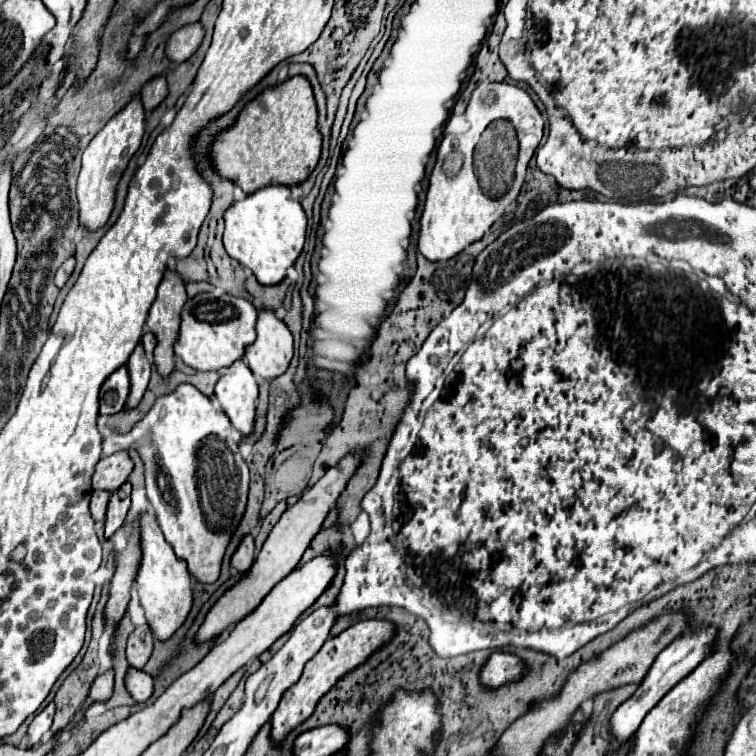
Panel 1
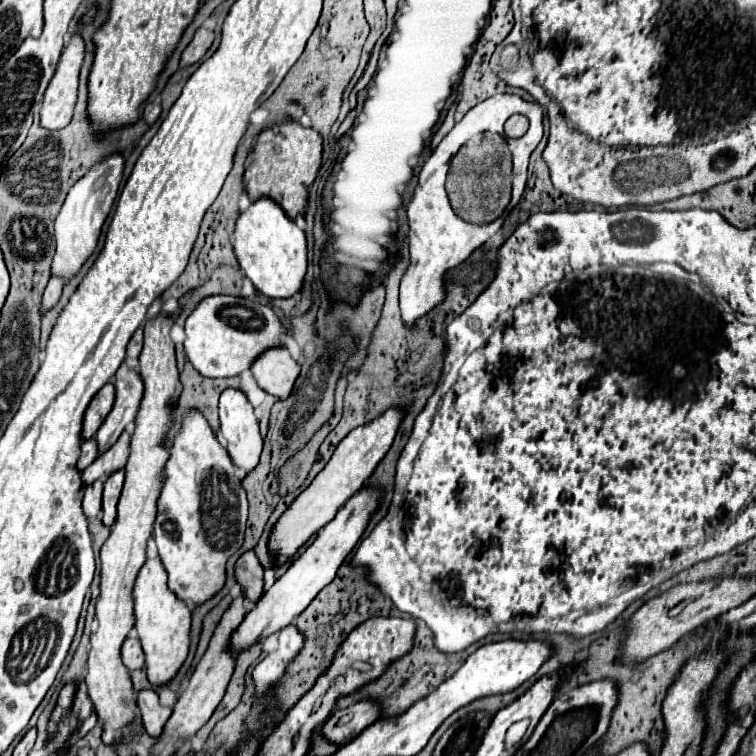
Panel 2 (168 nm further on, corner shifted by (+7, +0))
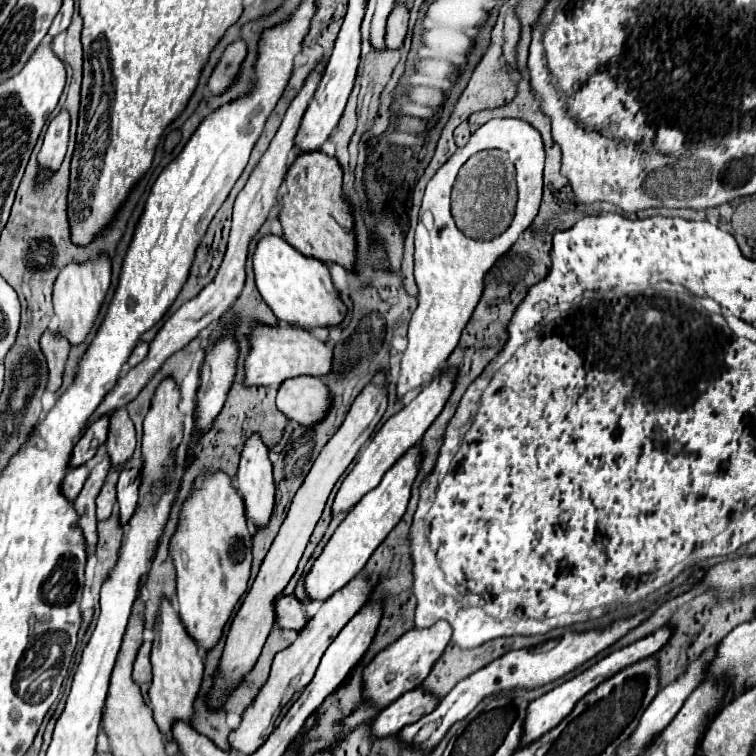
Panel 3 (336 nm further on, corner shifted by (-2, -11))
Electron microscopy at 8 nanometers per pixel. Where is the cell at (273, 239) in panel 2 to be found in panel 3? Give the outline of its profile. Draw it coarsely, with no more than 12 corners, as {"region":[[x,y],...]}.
{"region":[[280,235],[258,241],[258,291],[280,321],[328,327],[346,307],[328,267]]}

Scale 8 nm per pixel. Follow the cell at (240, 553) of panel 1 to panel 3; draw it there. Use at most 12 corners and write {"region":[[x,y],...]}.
{"region":[[292,595],[276,599],[276,623],[300,631],[302,603]]}

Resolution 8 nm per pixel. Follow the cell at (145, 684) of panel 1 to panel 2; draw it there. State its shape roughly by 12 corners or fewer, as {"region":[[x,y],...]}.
{"region":[[155,690],[137,694],[143,726],[159,738],[171,716],[171,708],[159,704]]}

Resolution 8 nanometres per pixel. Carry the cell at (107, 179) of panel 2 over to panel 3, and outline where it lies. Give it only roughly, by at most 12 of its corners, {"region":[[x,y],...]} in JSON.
{"region":[[110,257],[68,263],[54,283],[58,331],[88,335],[110,287]]}

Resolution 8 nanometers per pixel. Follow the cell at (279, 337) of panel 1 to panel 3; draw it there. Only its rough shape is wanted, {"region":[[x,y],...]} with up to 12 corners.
{"region":[[302,375],[278,387],[276,405],[300,425],[328,411],[320,377]]}

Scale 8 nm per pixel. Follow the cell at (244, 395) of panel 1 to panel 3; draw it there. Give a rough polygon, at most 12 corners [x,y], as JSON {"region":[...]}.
{"region":[[258,435],[244,443],[238,489],[246,515],[264,527],[274,507],[268,447]]}

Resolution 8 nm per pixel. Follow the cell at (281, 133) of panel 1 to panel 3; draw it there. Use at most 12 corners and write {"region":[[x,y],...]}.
{"region":[[300,153],[284,175],[284,239],[354,265],[340,163]]}

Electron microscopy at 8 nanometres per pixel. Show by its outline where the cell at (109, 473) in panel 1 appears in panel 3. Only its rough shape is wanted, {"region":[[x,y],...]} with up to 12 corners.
{"region":[[126,409],[112,413],[106,447],[114,467],[136,449]]}

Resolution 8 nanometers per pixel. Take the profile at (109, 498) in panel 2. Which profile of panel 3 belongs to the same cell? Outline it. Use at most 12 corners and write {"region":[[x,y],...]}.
{"region":[[122,469],[118,479],[120,525],[138,505],[140,469]]}

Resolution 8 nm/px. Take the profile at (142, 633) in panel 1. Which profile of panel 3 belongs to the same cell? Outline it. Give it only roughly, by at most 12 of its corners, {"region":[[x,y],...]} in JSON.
{"region":[[144,639],[134,661],[134,681],[138,685],[152,679],[150,645]]}

